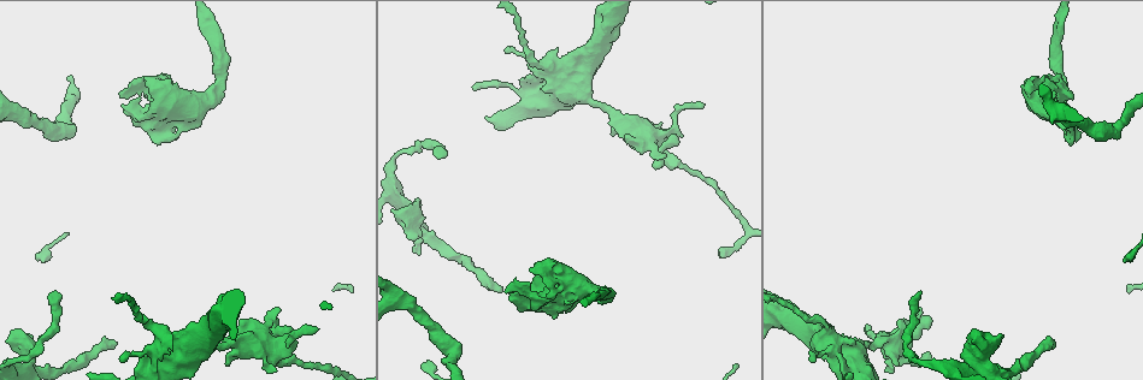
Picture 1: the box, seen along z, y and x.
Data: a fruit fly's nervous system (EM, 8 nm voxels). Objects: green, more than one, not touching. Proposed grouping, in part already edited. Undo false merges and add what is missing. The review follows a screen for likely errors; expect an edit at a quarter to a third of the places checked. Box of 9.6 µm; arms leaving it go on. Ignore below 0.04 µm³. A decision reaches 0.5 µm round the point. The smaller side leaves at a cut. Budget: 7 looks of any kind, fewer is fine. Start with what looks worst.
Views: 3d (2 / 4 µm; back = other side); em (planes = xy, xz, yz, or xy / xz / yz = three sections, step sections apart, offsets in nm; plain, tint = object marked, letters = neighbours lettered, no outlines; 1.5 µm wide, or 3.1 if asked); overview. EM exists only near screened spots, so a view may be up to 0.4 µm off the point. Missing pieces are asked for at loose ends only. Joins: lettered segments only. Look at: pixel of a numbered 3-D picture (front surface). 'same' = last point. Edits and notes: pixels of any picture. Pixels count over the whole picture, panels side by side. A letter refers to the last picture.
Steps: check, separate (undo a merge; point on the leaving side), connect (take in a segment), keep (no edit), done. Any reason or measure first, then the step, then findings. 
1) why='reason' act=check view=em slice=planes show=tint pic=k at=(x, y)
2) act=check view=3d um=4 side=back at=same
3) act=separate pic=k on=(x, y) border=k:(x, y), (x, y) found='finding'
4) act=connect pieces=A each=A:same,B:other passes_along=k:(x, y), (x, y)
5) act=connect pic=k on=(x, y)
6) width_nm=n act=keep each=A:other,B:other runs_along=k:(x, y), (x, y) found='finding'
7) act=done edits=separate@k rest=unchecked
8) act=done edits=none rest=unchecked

why='branch stops here' act=check view=3d um=2 pic=1 at=(55, 293)

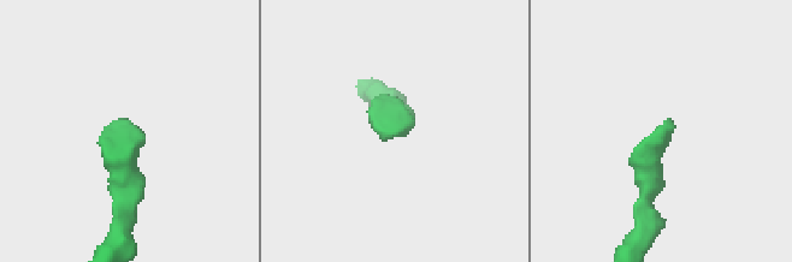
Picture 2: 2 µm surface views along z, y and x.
act=check view=em slice=xz step=4 show=letters pic=2 at=(387, 135)

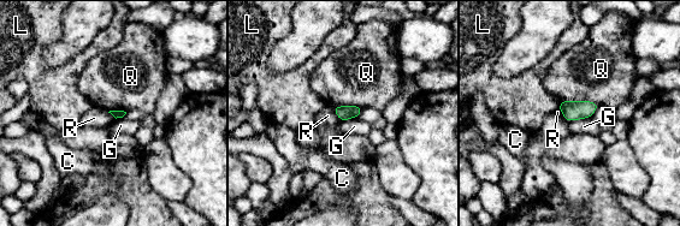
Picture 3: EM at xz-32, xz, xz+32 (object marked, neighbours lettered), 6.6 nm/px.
why='another direction' act=check view=em slice=planes show=letters at=same

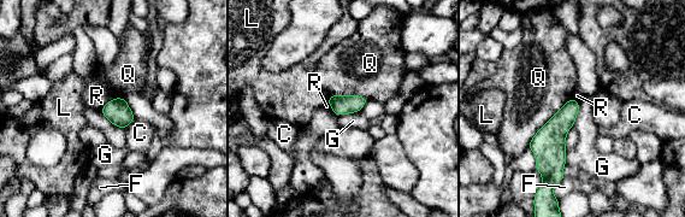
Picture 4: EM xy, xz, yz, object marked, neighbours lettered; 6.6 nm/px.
width_nm=130 act=keep each=C:other,F:other,G:other,L:other,Q:other,R:other border=4:(578, 100), (579, 109), (573, 124) found='none of them fits'

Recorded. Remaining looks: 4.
why='branch stops here' act=check view=3d um=2 side=back pic=1 at=(120, 94)

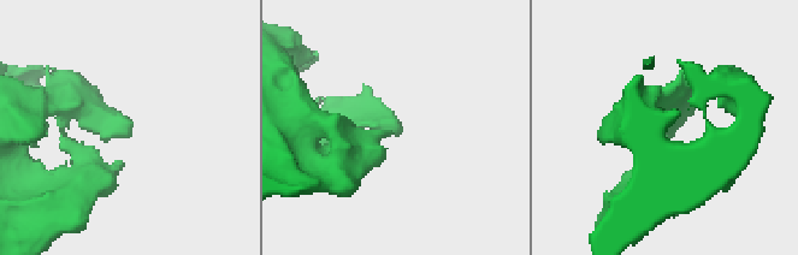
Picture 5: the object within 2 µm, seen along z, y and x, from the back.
why='now the EM' act=check view=em slice=planes show=letters pic=5 at=(398, 135)

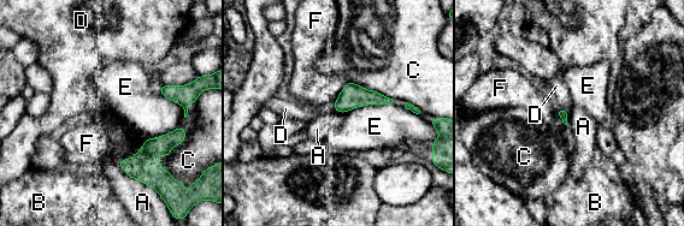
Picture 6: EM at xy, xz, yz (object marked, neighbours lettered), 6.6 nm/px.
act=keep each=A:other,B:other,C:other,D:other,E:other,F:other border=6:(118, 164), (125, 173), (147, 185) found='no lettered segment goes on from it'

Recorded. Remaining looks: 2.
why='sudden change in width' act=check view=3d um=4 pic=1 at=(595, 104)

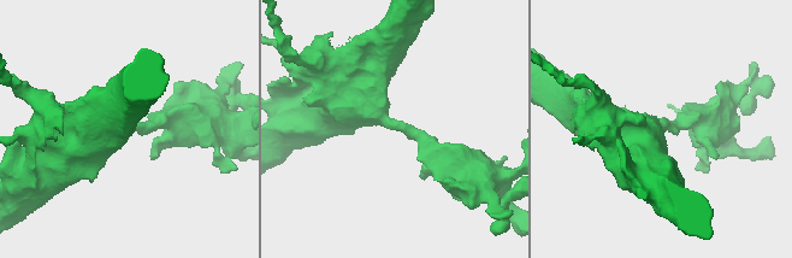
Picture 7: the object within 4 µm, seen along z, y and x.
arm_widths_nm=240,750 act=check view=em slice=planes show=letters pic=7 at=(395, 125)

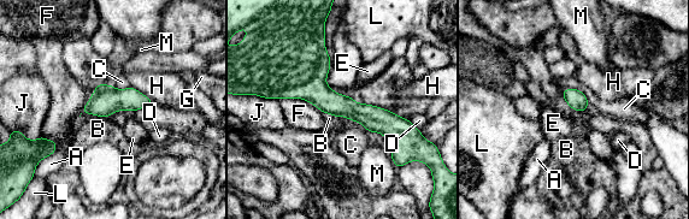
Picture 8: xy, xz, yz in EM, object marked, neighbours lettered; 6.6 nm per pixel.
width_nm=120 act=keep each=A:other,B:other,C:other,D:other,E:other,F:other,G:other,H:other,J:other,L:other,M:other runs_along=8:(271, 94), (313, 89), (411, 129) found='all the same neuron'

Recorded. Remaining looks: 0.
act=done edits=none rest=unchecked

